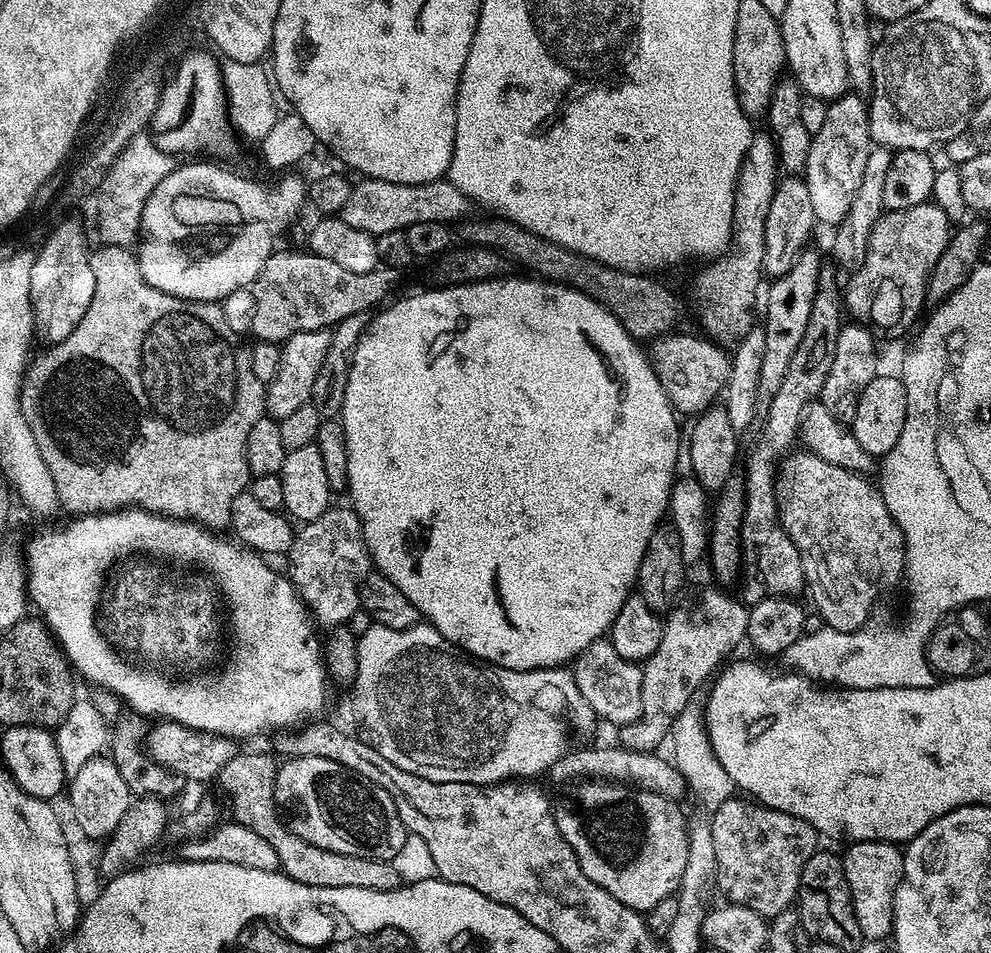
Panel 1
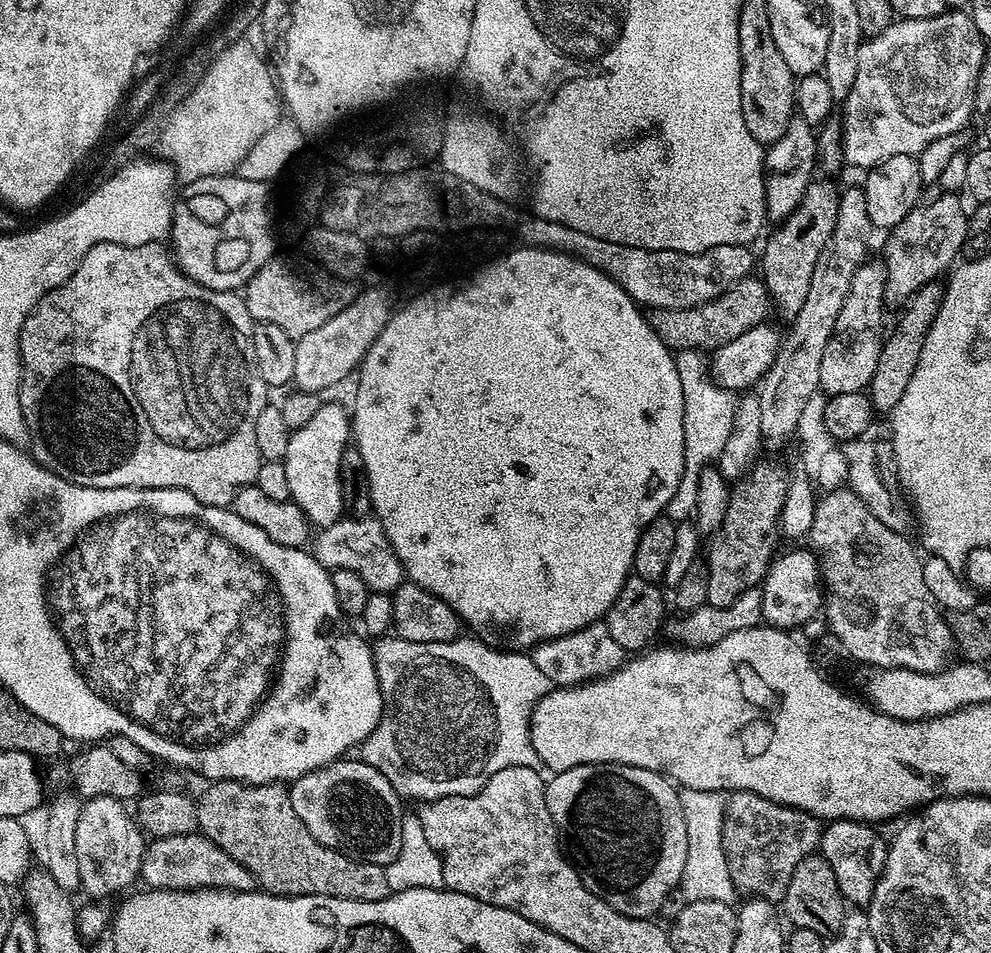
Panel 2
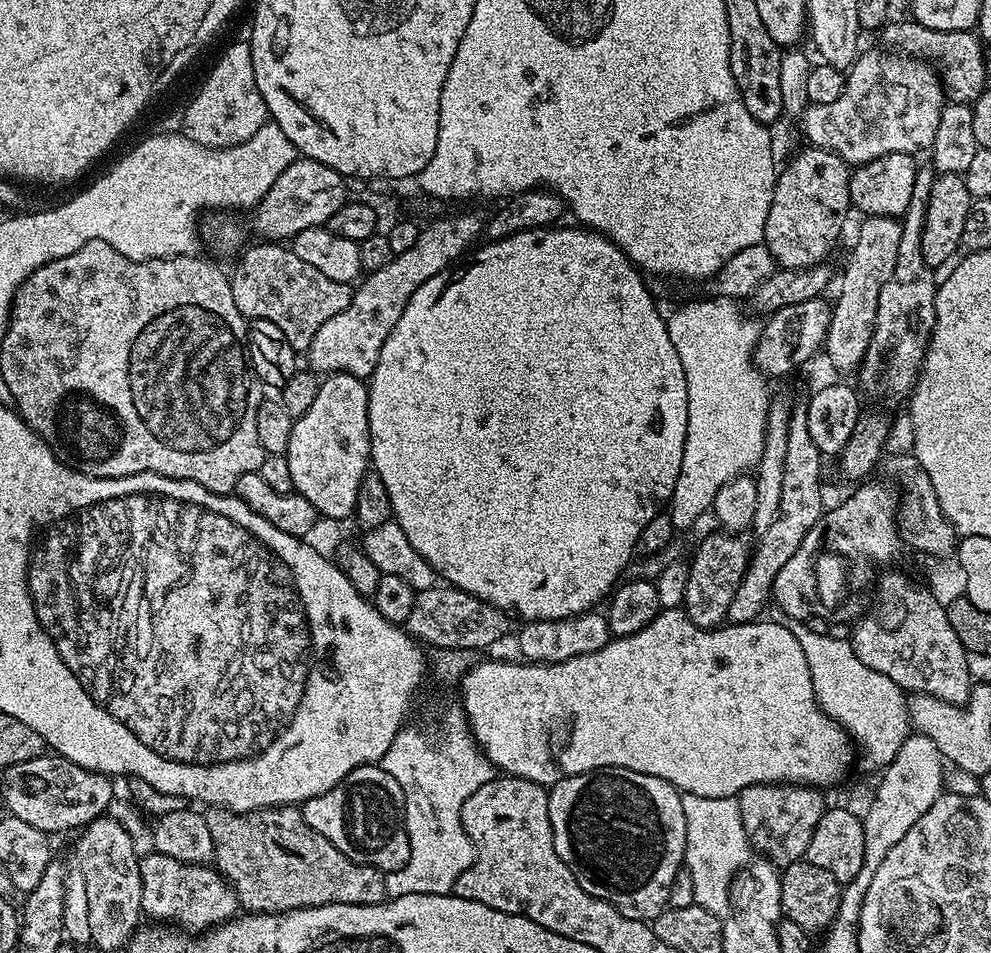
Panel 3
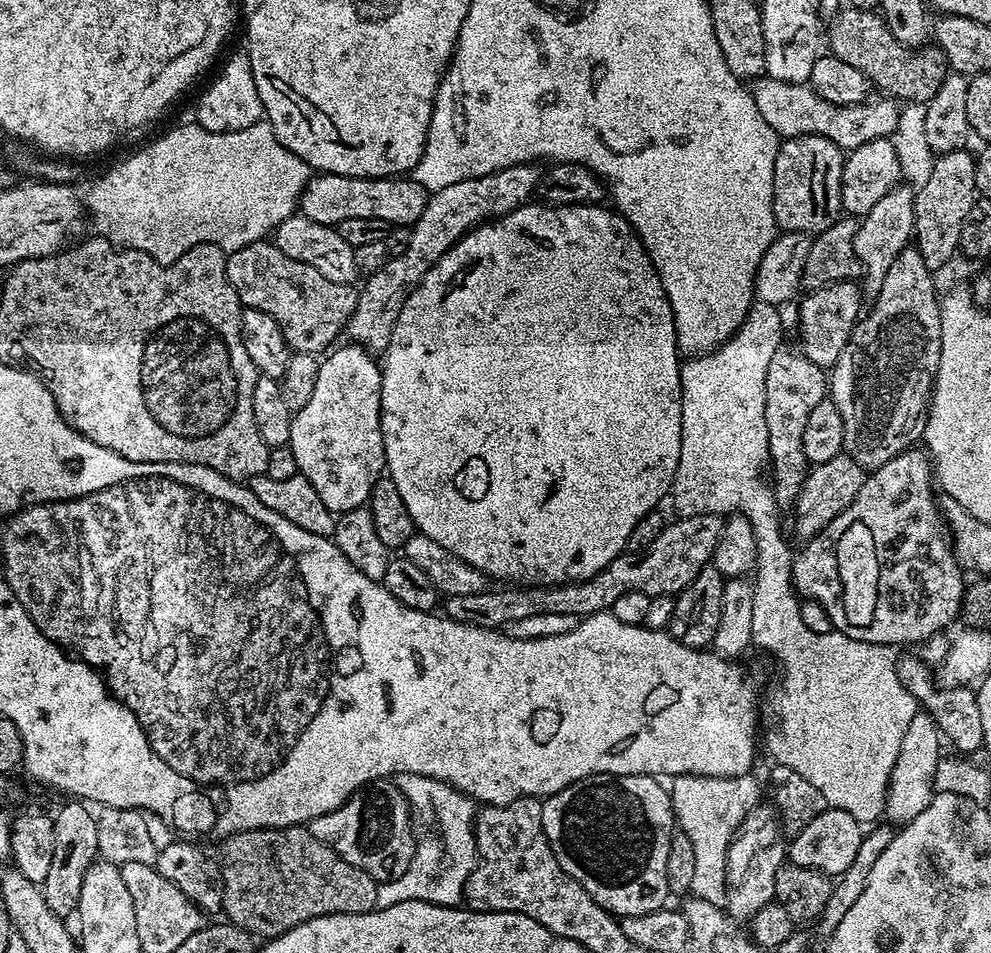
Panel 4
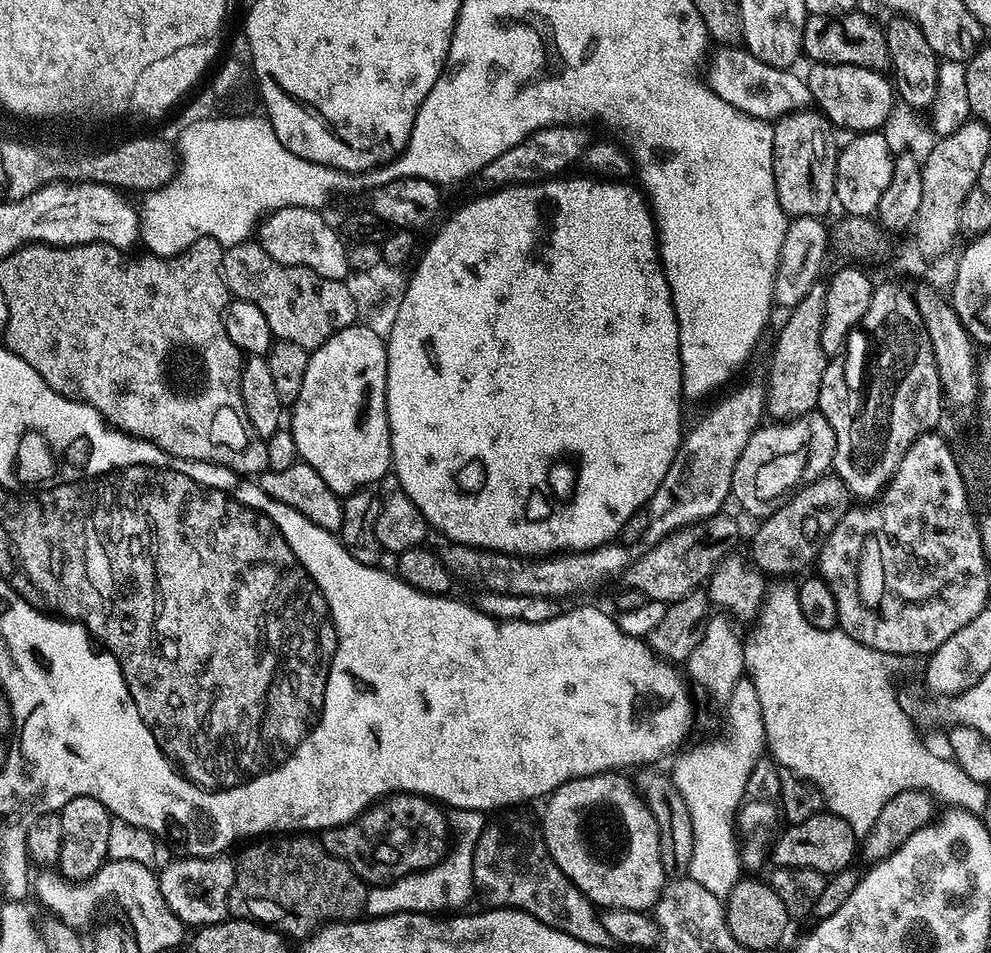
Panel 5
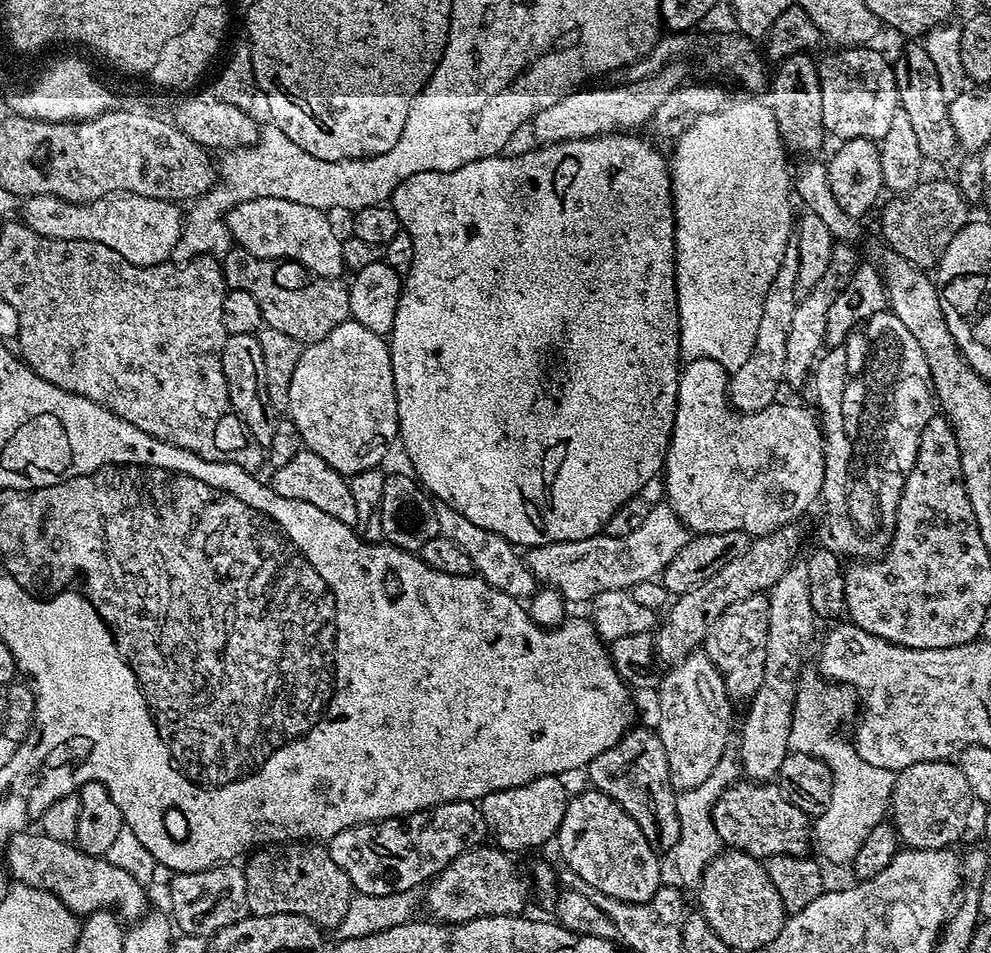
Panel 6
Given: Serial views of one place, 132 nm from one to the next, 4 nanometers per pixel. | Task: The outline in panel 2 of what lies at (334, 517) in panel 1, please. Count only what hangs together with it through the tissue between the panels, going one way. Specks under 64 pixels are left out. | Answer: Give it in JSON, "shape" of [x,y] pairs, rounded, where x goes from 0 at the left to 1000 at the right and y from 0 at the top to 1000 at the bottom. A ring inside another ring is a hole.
{"shape":[[[344,544],[341,548],[337,548],[337,552],[322,555],[322,557],[318,559],[317,571],[318,567],[319,575],[317,574],[317,582],[319,589],[321,589],[326,596],[332,598],[336,596],[357,598],[357,602],[361,602],[361,607],[365,607],[365,611],[376,621],[391,621],[395,623],[399,621],[404,613],[409,612],[410,605],[406,590],[402,586],[399,575],[394,573],[392,560],[385,556],[382,545]]]}

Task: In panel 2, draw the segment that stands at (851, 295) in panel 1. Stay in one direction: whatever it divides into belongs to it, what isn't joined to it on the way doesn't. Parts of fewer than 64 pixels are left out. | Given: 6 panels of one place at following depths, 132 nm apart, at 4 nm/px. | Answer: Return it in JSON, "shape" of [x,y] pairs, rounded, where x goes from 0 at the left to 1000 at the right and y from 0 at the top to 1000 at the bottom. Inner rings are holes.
{"shape":[[[949,204],[937,214],[929,213],[895,244],[890,276],[894,288],[892,314],[897,320],[911,320],[920,314],[929,298],[948,295],[949,289],[966,276],[965,268],[970,268],[973,251],[977,248],[978,229],[969,208],[965,204]]]}

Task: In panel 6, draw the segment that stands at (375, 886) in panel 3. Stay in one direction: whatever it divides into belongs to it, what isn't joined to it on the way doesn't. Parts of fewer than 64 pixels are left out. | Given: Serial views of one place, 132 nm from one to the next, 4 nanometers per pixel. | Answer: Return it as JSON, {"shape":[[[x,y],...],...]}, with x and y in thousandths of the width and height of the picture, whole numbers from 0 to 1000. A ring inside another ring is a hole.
{"shape":[[[288,884],[285,886],[276,886],[273,888],[262,888],[257,891],[249,899],[250,907],[245,908],[246,920],[248,921],[248,946],[250,948],[250,956],[255,961],[275,961],[276,959],[301,959],[305,963],[309,963],[313,967],[317,967],[319,973],[324,976],[337,976],[345,967],[345,963],[349,960],[349,954],[353,952],[357,939],[357,933],[353,921],[349,921],[349,913],[344,913],[337,900],[333,900],[330,889],[323,884]]]}

